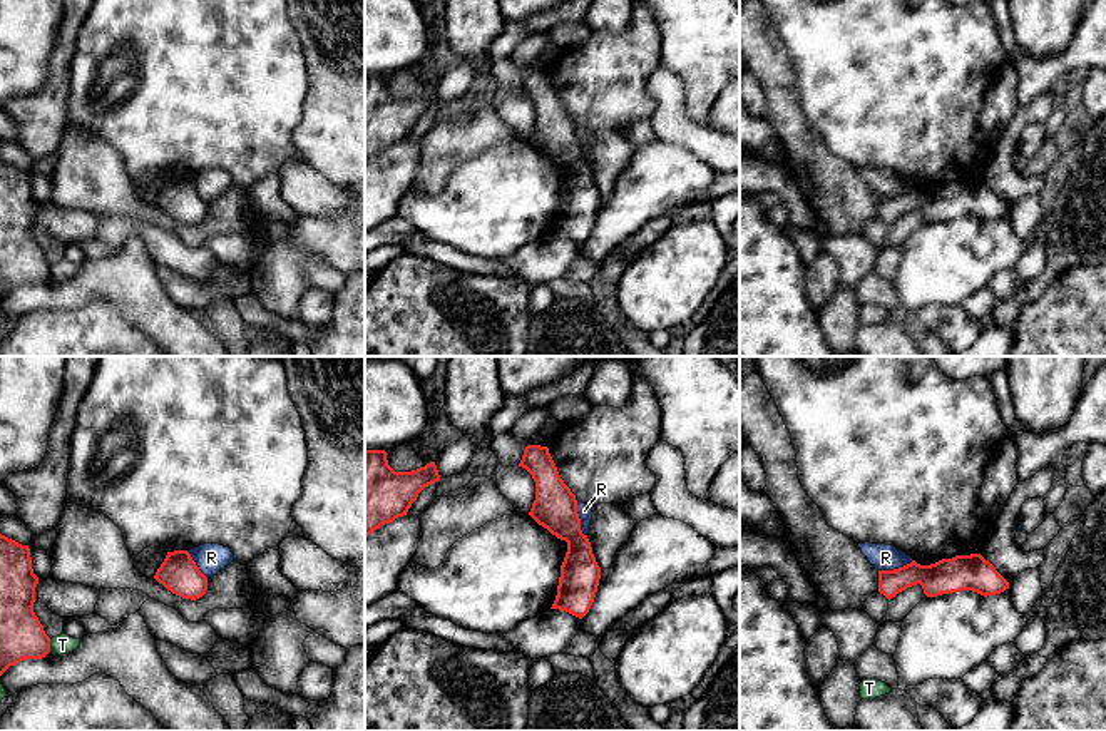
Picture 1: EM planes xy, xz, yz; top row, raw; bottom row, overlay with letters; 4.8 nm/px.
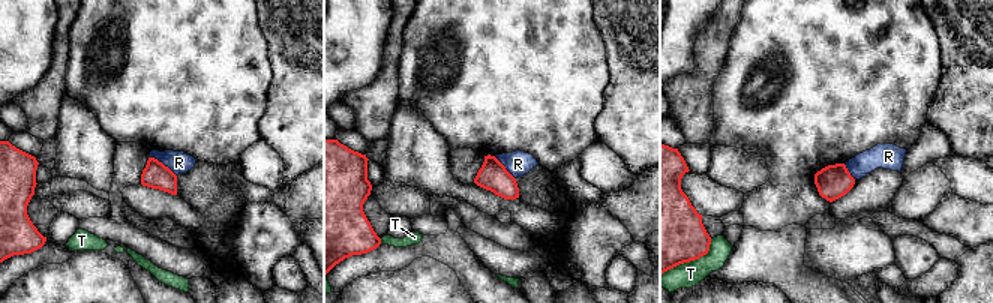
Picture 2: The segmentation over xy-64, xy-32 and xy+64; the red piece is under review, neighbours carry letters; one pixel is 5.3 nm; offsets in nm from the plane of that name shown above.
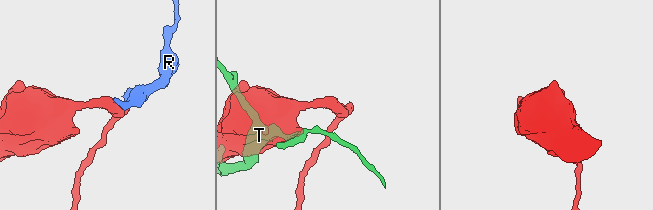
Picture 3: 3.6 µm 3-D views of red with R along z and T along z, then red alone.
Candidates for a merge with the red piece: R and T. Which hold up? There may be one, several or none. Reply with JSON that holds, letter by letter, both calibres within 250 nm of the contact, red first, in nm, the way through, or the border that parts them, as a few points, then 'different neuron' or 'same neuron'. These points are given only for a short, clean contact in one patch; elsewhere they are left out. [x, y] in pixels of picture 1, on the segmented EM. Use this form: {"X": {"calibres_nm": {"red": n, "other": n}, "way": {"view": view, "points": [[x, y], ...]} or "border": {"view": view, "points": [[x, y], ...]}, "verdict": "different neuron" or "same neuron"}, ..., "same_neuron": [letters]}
{"R": {"calibres_nm": {"red": 200, "other": 70}, "verdict": "different neuron"}, "T": {"calibres_nm": {"red": 220, "other": 100}, "verdict": "different neuron"}, "same_neuron": []}

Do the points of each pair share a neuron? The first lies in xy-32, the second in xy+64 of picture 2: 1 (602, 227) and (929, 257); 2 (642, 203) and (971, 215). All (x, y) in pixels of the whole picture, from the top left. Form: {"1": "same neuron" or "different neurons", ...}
{"1": "same neuron", "2": "same neuron"}

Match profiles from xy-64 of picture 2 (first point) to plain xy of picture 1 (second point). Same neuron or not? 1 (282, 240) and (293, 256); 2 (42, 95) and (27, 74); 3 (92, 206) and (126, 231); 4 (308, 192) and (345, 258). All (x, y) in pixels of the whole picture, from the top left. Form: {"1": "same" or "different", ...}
{"1": "same", "2": "different", "3": "different", "4": "same"}

